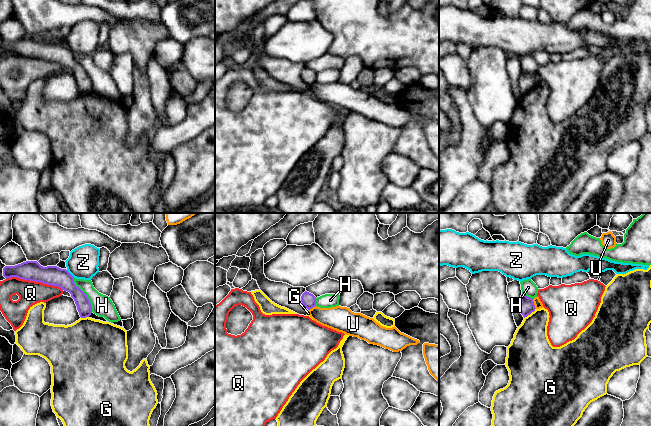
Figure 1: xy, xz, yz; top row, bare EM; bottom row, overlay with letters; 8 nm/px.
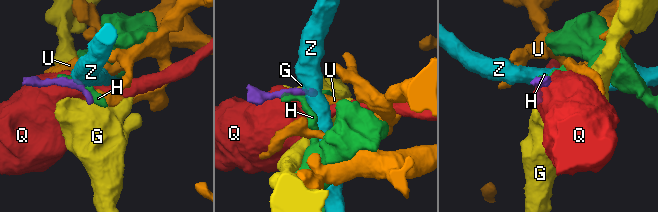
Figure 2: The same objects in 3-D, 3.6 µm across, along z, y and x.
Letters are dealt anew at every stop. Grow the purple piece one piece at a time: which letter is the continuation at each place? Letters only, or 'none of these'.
none of these

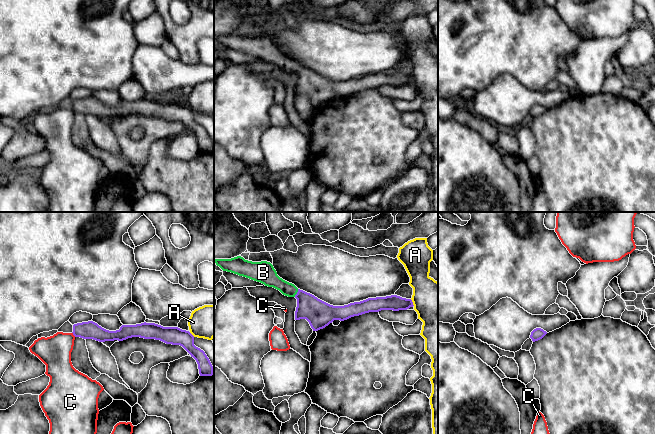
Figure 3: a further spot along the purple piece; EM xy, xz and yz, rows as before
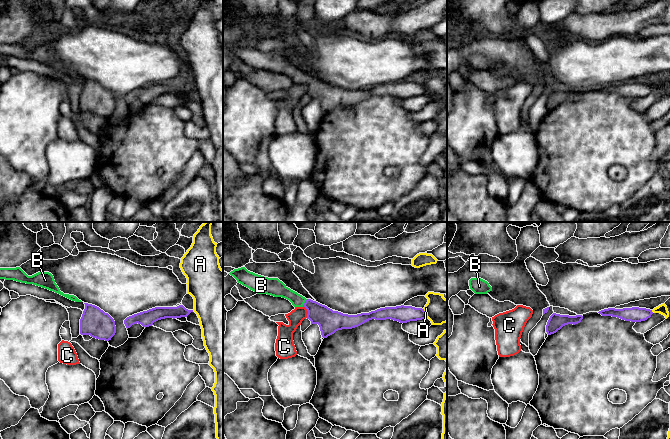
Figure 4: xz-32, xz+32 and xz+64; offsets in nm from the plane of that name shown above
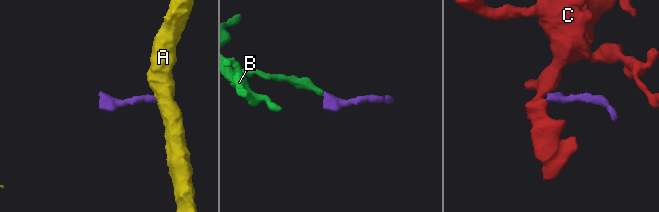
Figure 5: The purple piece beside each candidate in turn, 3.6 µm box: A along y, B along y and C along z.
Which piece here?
B

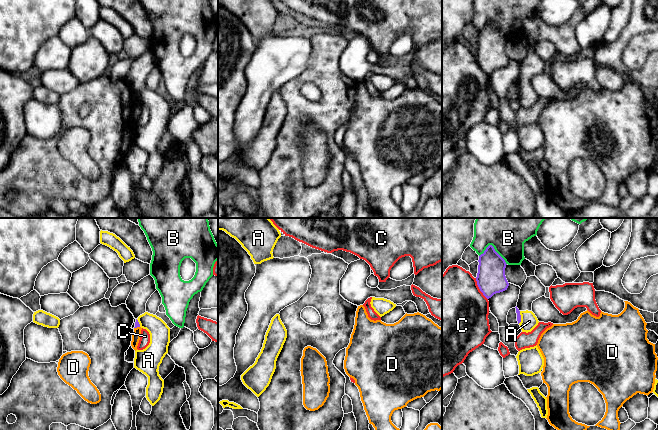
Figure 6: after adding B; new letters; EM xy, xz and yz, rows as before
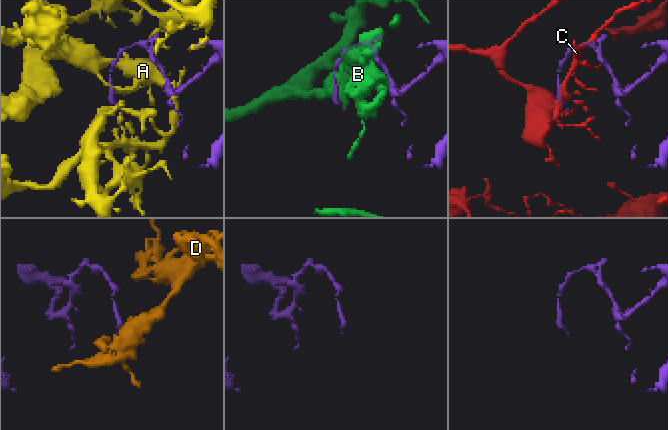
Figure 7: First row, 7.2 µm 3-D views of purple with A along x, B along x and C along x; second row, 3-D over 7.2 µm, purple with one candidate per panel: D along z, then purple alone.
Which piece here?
none of these

